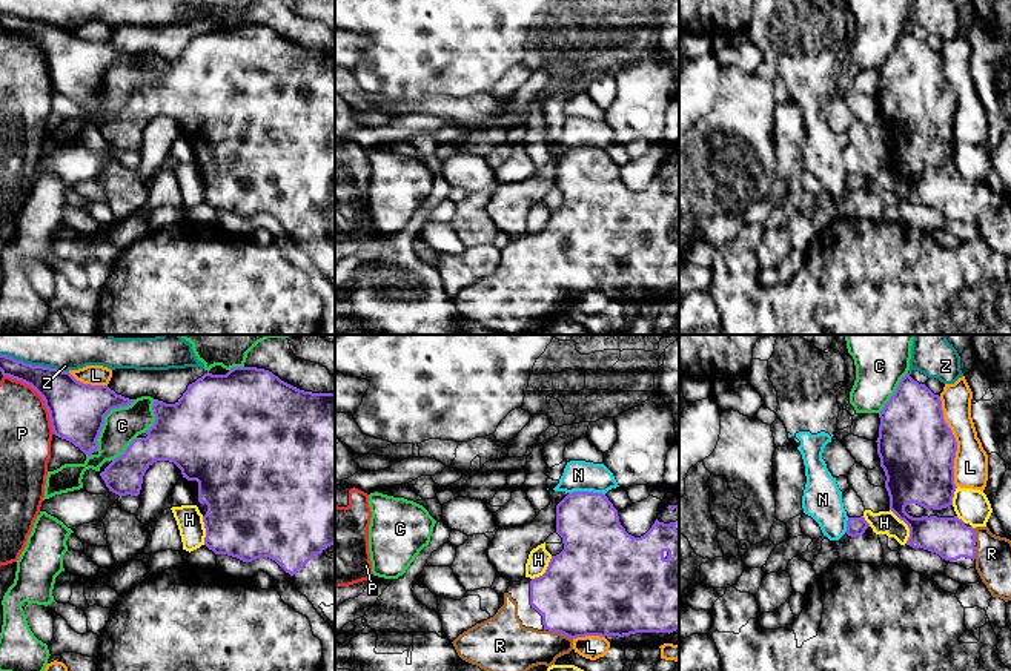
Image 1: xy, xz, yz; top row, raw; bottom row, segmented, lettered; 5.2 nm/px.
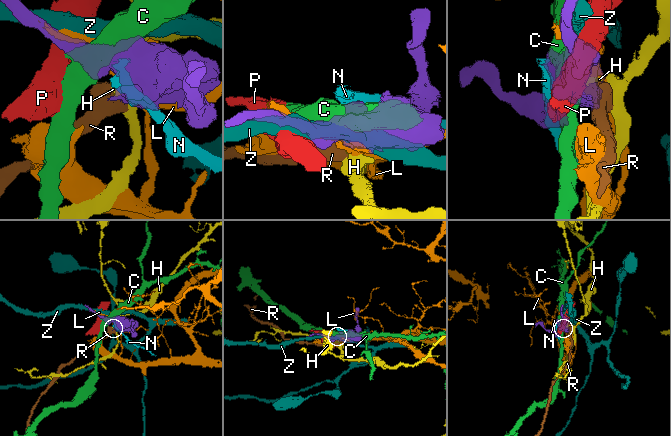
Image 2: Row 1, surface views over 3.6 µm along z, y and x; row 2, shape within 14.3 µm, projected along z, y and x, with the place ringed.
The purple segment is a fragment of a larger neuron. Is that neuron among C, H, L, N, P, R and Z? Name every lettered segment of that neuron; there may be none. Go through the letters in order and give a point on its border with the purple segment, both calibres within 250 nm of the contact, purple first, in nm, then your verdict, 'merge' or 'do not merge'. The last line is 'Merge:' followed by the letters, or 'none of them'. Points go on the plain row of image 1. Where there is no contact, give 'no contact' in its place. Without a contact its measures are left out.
C: contact xy (103, 76); calibres 300 and 190 nm; do not merge
H: contact yz (907, 180); calibres 280 and 130 nm; do not merge
L: contact yz (956, 99); calibres 400 and 180 nm; do not merge
N: contact xz (587, 148); calibres 320 and 160 nm; do not merge
P: contact xy (40, 51); calibres 300 and 280 nm; do not merge
R: contact xz (561, 289); calibres 460 and 240 nm; merge
Z: contact xy (34, 22); calibres 220 and 140 nm; do not merge
Merge: R

